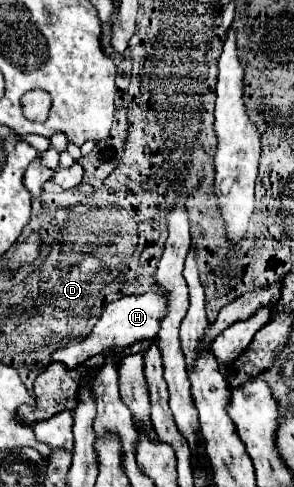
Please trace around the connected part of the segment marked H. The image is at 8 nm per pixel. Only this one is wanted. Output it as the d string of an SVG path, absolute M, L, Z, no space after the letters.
M159 284L151 286L151 290L147 290L145 294L123 296L123 298L111 302L103 310L103 314L99 316L95 328L91 330L91 334L87 338L79 338L79 340L75 340L75 342L71 342L71 344L67 344L63 348L57 348L51 354L51 362L61 362L61 364L67 366L67 370L73 370L79 364L83 364L87 358L109 350L109 346L117 346L121 350L121 348L127 348L127 346L135 344L135 342L151 340L151 338L157 336L159 324L167 314L167 304L169 304L169 296L161 290Z

